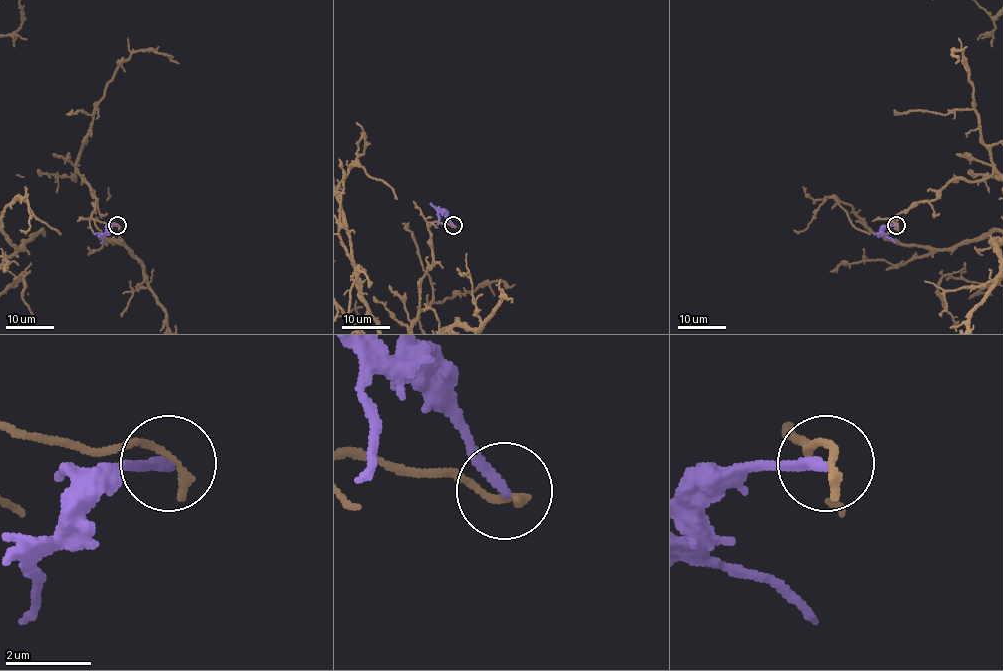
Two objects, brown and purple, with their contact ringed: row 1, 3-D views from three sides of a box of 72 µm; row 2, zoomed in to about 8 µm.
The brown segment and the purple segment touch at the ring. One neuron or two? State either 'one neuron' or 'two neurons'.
two neurons

